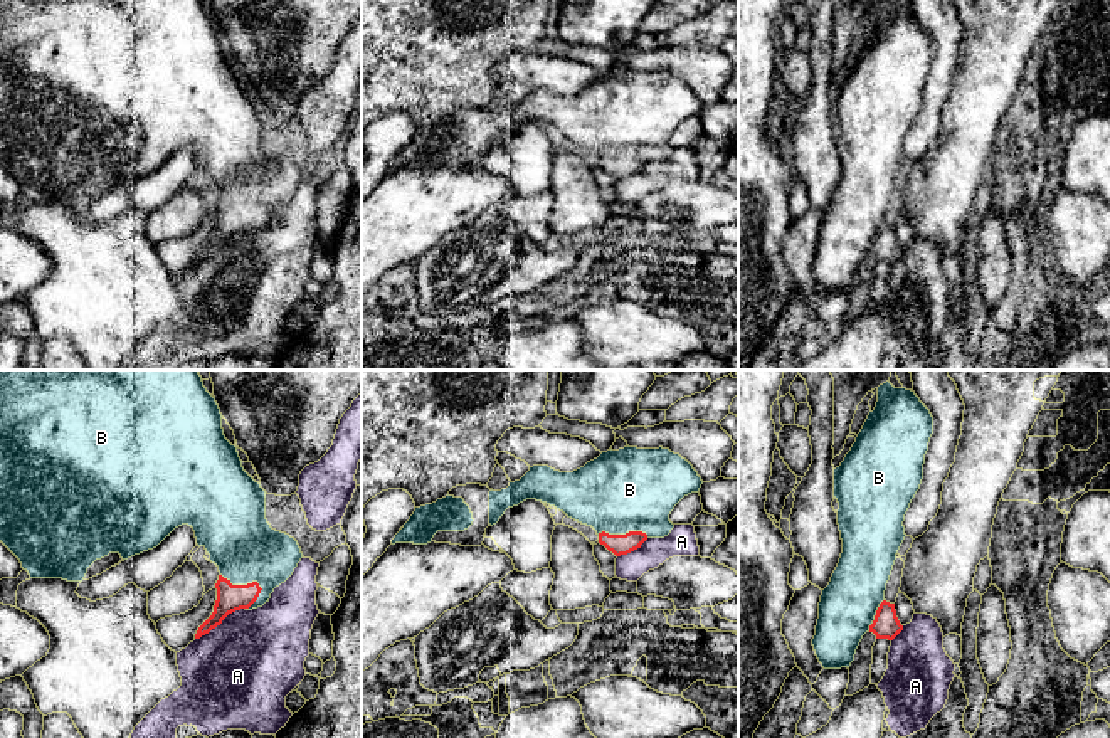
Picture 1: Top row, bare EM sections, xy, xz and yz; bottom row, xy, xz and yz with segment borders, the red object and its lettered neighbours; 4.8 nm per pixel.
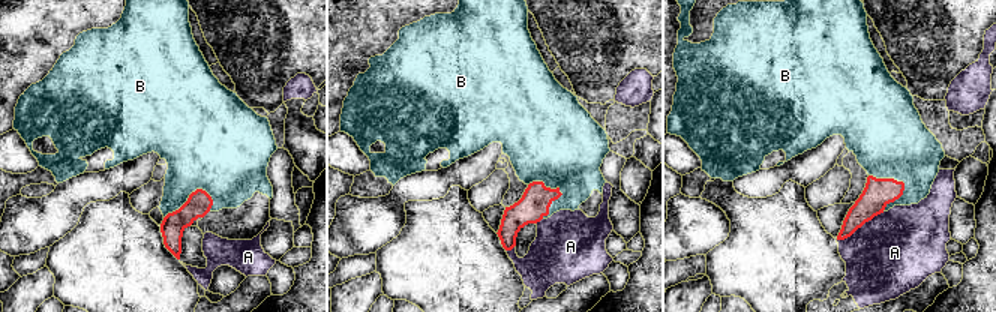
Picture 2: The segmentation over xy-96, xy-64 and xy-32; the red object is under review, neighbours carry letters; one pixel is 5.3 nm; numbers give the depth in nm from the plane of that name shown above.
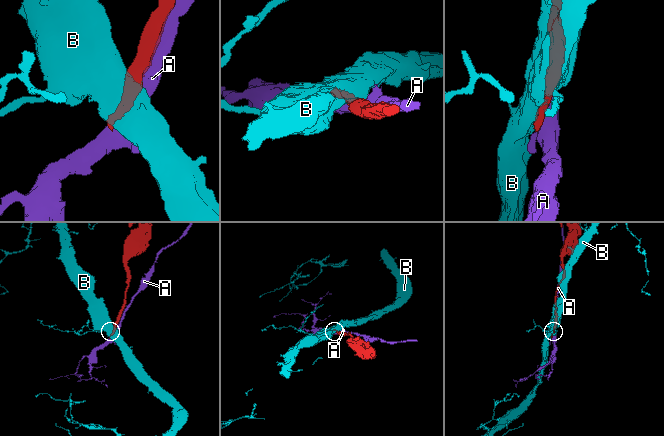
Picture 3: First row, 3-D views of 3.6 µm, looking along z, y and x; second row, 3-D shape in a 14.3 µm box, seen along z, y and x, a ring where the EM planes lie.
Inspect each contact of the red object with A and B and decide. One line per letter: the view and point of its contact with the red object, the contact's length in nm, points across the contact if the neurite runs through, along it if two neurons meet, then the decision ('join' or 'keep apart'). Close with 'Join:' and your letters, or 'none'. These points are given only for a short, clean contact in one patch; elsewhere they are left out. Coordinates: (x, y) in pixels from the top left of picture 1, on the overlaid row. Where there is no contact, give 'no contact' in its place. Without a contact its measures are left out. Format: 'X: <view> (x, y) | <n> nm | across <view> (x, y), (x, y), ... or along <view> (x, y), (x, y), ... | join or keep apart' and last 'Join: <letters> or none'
A: xy (219, 624) | 280 nm | keep apart
B: xy (248, 584) | 220 nm | keep apart
Join: none

